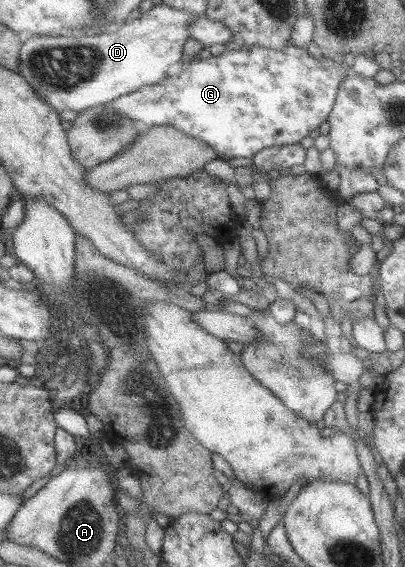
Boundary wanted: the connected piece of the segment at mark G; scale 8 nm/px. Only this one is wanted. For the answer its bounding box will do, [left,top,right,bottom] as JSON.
[107,42,351,158]

